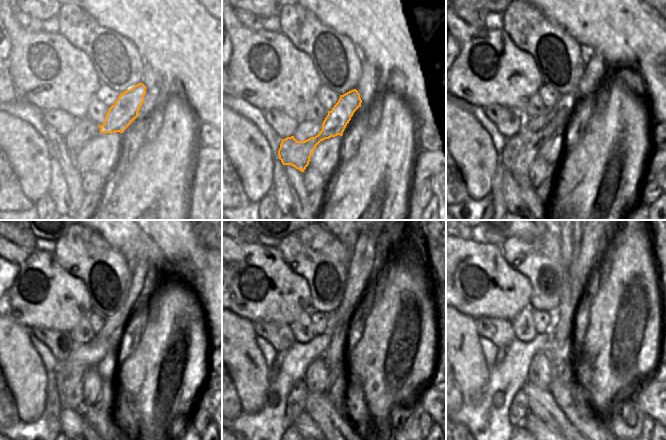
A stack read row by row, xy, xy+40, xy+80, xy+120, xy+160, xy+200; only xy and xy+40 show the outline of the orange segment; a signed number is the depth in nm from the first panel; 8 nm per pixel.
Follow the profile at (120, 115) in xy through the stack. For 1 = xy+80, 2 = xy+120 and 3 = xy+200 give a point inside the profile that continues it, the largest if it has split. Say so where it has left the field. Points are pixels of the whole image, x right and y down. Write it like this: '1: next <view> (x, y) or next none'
1: next xy+80 (519, 151)
2: next xy+120 (70, 384)
3: next xy+200 (519, 410)

